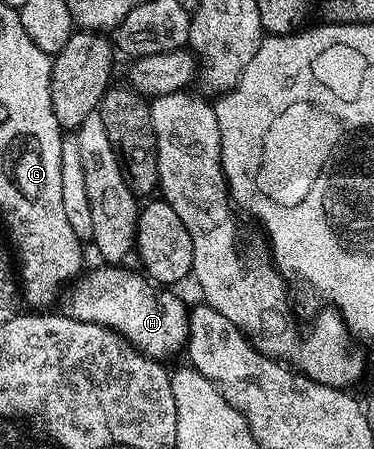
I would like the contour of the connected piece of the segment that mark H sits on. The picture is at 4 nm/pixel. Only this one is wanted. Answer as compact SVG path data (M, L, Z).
M101 264L98 270L82 273L64 295L63 313L68 318L99 324L122 334L136 350L148 358L166 360L186 349L189 341L189 311L169 288L158 288L144 273L136 274L120 265Z

